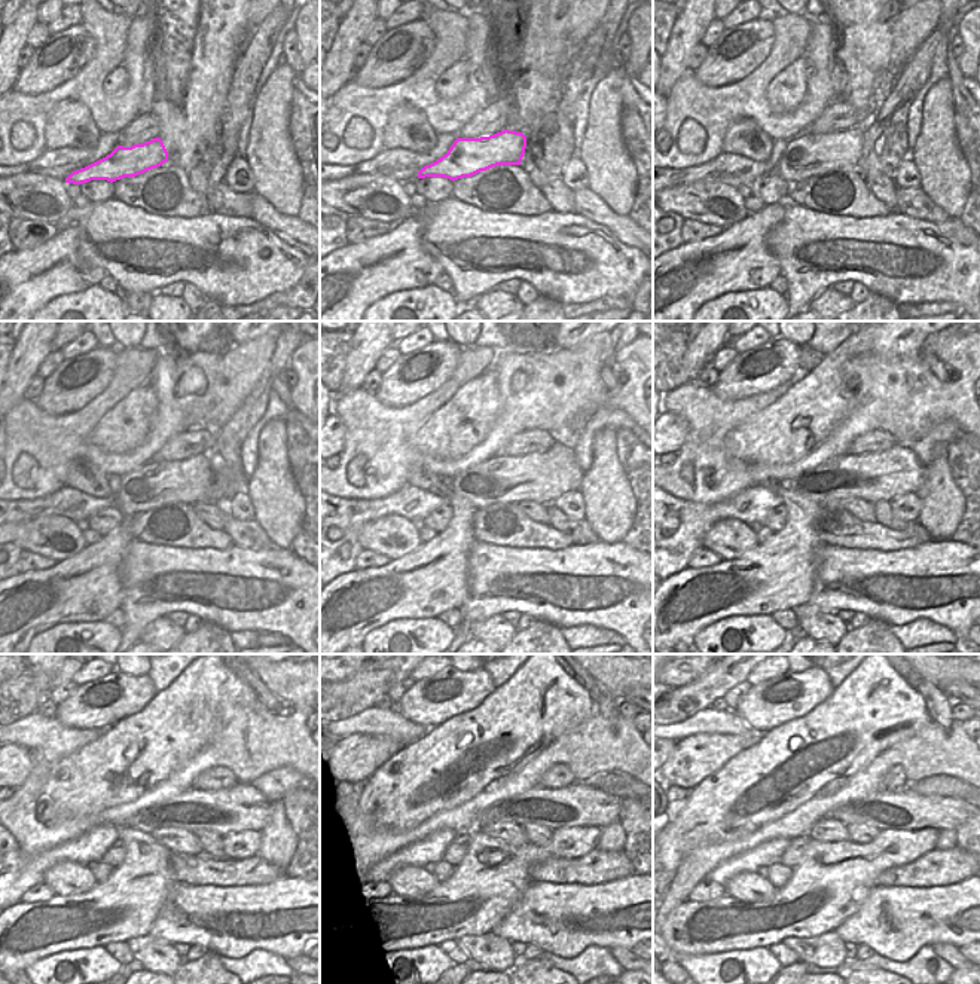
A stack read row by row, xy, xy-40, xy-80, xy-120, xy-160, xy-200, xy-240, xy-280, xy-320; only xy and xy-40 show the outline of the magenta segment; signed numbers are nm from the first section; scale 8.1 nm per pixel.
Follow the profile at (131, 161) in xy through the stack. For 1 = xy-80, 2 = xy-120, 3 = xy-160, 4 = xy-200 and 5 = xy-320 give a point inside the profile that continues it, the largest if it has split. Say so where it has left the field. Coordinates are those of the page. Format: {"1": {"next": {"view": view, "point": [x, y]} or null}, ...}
{"1": {"next": {"view": "xy-80", "point": [808, 155]}}, "2": {"next": {"view": "xy-120", "point": [189, 480]}}, "3": {"next": {"view": "xy-160", "point": [542, 477]}}, "4": {"next": {"view": "xy-200", "point": [882, 476]}}, "5": {"next": {"view": "xy-320", "point": [907, 810]}}}

